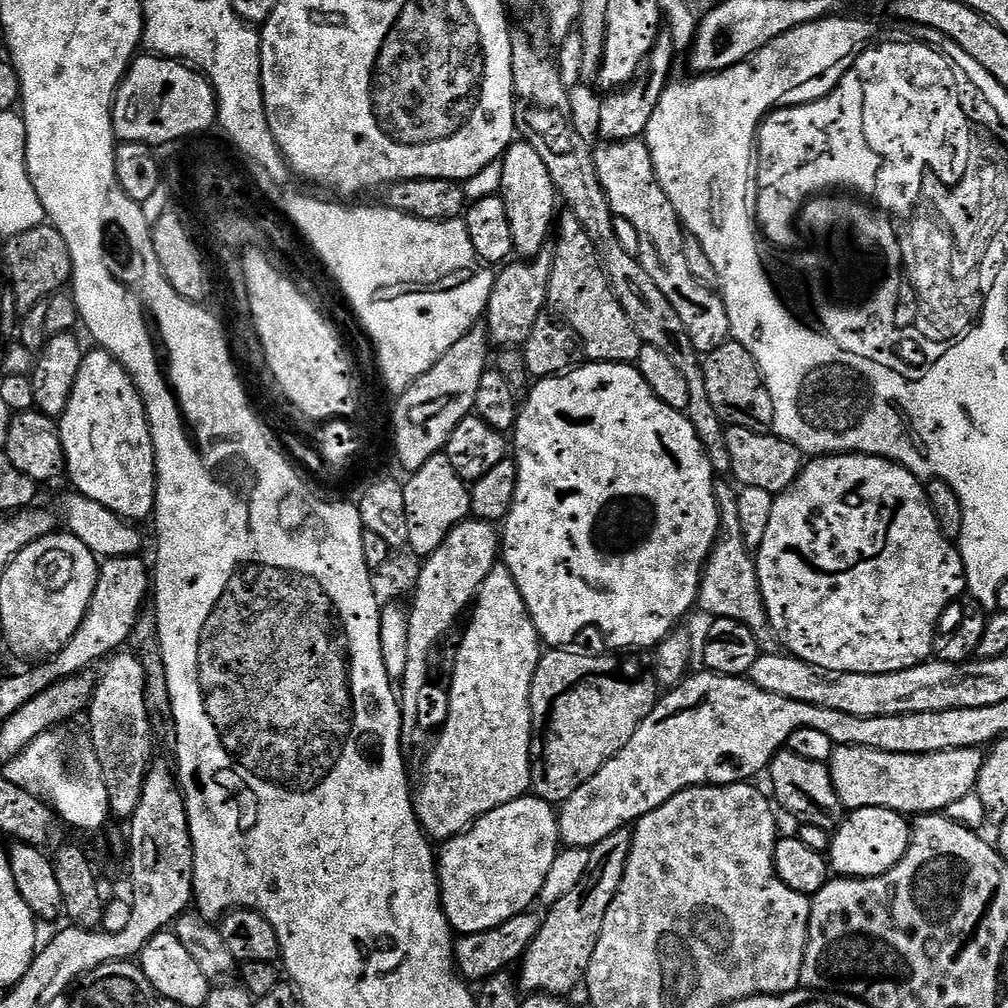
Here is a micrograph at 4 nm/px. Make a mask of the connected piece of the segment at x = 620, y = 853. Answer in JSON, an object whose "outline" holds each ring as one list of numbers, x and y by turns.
{"outline":[[626,827,610,834,610,838,602,838,590,850,590,866,586,866,586,874,566,898,558,898,556,904,547,909,548,917,545,915,540,921,540,929,530,942,524,959,519,961,518,984,525,993,543,994,545,996,567,997,567,992,572,992,576,987,585,983,590,966,590,958,594,958,594,946,598,946,598,938,602,934,602,922,606,918,606,910,610,910,610,902,614,902,614,894,618,894,618,886,624,877,624,867,630,854,632,845,632,828]]}

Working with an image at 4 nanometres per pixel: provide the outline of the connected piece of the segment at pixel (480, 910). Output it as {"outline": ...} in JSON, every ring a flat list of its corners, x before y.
{"outline":[[529,794,518,798,514,802,506,802,506,806,498,806,494,810,490,810,490,814,486,814,482,818,478,818,465,832,458,833,454,838,443,841,441,850,438,852,438,875,440,877,440,905,446,914,448,924,452,927,453,933,460,936,469,936,470,934,478,934,482,930,494,930,494,926,502,926,502,922,506,922,510,918,514,918,518,914,529,911,540,899,540,891,542,890,542,882,546,882,546,874,550,874,550,866,554,866,554,858,556,853,560,851,562,841,560,838,560,822,558,812,553,805,547,800,541,800,535,794]]}

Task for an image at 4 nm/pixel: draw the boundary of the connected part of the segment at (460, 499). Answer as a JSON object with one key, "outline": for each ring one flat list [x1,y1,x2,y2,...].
{"outline":[[447,454,431,456,417,472,403,481,406,498,406,526,410,526,408,548,414,556,426,558,446,542,450,530,469,519,470,488,465,480,450,466]]}

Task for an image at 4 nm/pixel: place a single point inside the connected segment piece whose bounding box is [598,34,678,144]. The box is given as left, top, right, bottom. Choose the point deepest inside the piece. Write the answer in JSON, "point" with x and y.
{"point":[625,114]}

